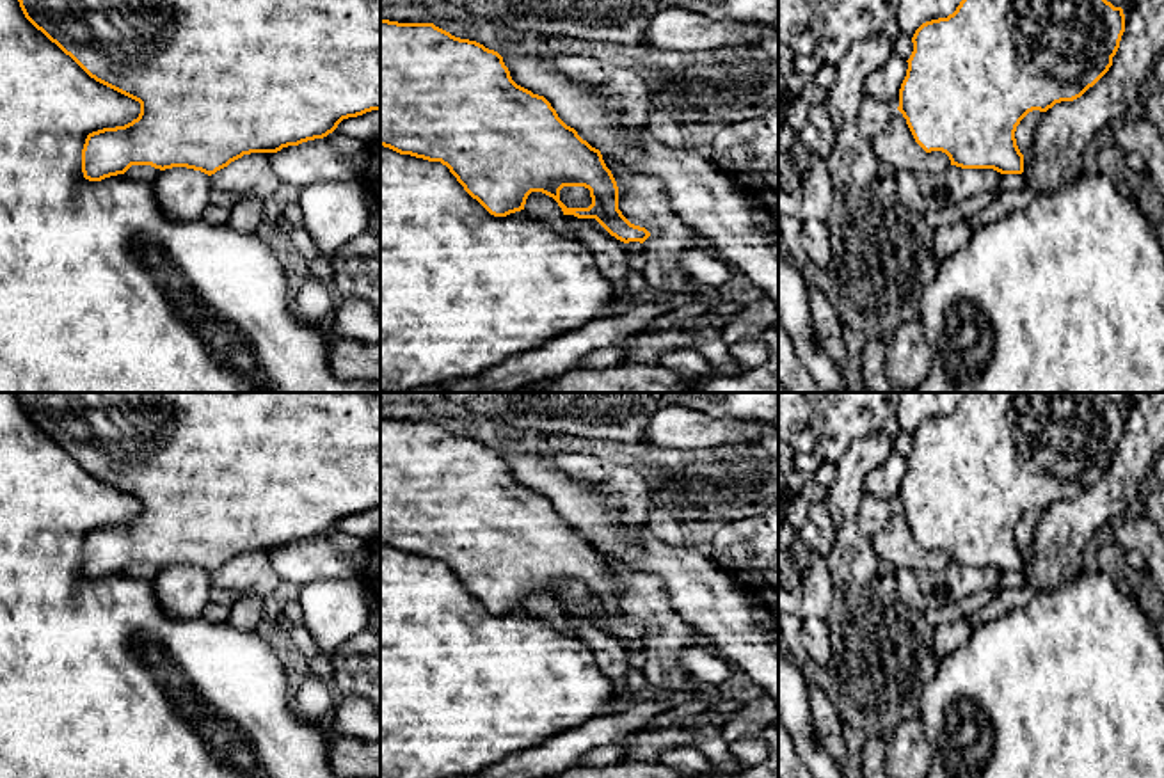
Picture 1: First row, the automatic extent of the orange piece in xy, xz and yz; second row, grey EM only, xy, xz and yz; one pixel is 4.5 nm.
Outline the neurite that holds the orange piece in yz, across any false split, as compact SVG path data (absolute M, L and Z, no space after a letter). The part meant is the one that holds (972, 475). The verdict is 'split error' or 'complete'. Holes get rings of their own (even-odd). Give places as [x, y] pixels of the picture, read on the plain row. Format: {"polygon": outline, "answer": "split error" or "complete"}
{"polygon": "M963 393L963 398L953 412L922 421L913 435L913 449L910 453L906 474L899 487L897 508L906 517L906 522L915 540L926 549L942 549L949 554L951 563L961 567L993 567L1001 572L1022 572L1024 552L1015 536L1017 524L1032 508L1047 510L1056 501L1073 499L1093 485L1112 464L1112 455L1120 446L1125 430L1125 412L1121 405L1114 405L1104 393Z", "answer": "complete"}

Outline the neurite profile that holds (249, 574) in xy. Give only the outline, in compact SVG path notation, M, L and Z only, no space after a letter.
M251 551L210 574L211 586L242 595L268 597L281 584L267 551Z

